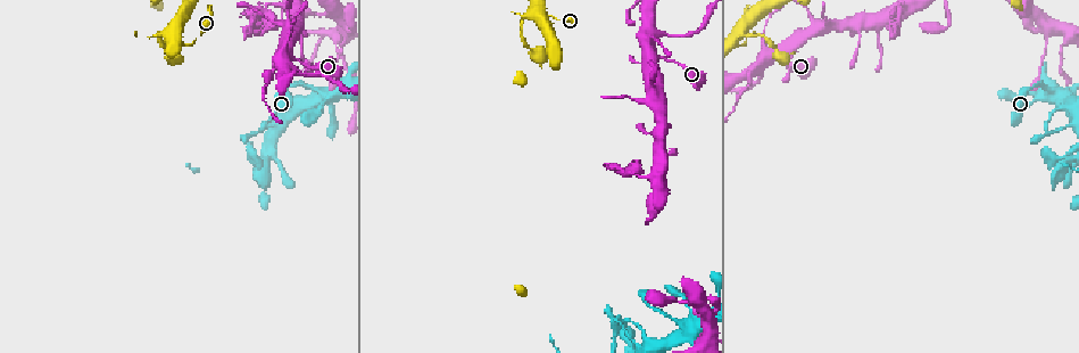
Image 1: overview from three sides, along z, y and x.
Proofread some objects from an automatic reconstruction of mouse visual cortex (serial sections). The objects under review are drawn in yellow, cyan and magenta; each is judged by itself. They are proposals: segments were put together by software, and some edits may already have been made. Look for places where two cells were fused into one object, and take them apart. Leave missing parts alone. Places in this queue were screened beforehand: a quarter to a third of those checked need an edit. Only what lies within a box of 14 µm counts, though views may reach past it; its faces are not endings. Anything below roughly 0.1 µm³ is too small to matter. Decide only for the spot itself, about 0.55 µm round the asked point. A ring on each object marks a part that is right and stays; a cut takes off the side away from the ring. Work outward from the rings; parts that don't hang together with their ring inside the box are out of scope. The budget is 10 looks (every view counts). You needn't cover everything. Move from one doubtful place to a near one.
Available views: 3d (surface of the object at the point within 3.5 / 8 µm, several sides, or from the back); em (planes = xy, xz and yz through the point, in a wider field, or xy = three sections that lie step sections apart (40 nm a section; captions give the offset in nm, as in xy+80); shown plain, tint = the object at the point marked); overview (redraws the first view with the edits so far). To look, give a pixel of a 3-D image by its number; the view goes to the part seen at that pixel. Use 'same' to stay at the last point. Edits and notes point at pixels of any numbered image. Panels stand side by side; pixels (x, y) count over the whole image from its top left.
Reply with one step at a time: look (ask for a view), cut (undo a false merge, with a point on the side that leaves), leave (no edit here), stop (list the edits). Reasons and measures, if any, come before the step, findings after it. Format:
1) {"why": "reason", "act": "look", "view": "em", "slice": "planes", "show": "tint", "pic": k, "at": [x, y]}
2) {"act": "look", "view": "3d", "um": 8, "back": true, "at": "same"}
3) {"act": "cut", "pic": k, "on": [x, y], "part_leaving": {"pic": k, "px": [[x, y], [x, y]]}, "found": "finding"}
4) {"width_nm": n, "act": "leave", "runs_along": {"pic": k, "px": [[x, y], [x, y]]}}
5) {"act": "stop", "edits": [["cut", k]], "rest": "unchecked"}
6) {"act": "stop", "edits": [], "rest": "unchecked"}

{"act": "look", "view": "3d", "um": 3.5, "pic": 1, "at": [1056, 94]}

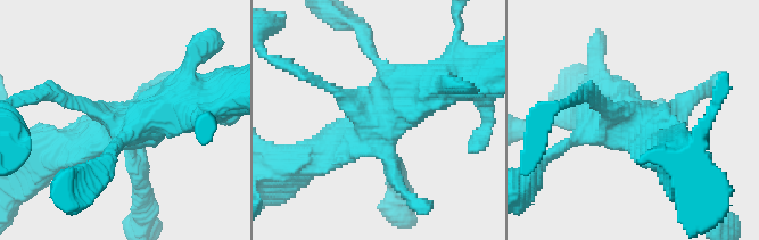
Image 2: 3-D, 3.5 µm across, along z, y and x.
{"act": "look", "view": "em", "slice": "planes", "show": "tint", "pic": 2, "at": [118, 121]}

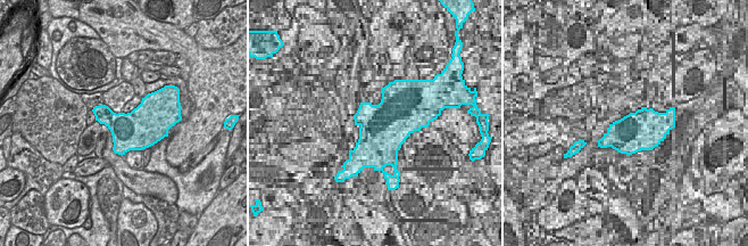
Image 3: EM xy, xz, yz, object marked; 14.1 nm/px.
{"act": "leave", "runs_along": {"pic": 2, "px": [[591, 96], [632, 113], [669, 148]]}, "found": "one cell here"}

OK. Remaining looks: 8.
{"act": "look", "view": "3d", "um": 8, "pic": 1, "at": [1051, 166]}

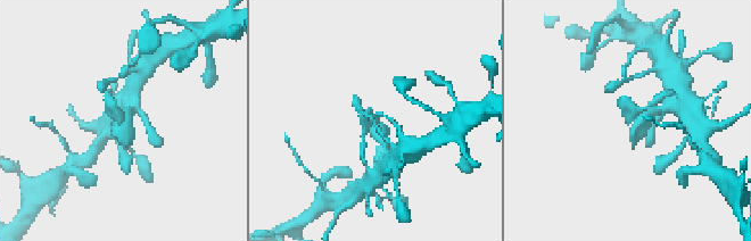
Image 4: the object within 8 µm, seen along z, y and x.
{"act": "look", "view": "em", "slice": "xy", "step": 2, "show": "tint", "pic": 4, "at": [118, 120]}

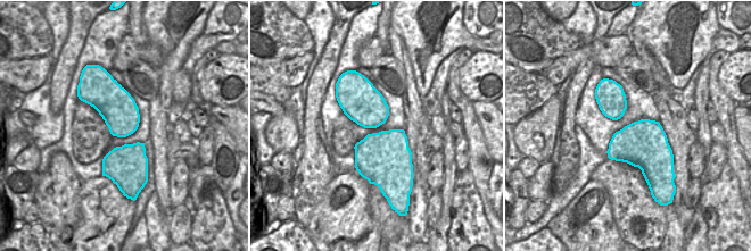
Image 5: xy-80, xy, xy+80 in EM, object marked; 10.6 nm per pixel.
{"act": "leave", "found": "one cell here"}

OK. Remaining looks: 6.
{"why": "thick turns thin", "act": "look", "view": "em", "slice": "xy", "step": 3, "show": "tint", "pic": 1, "at": [159, 33]}

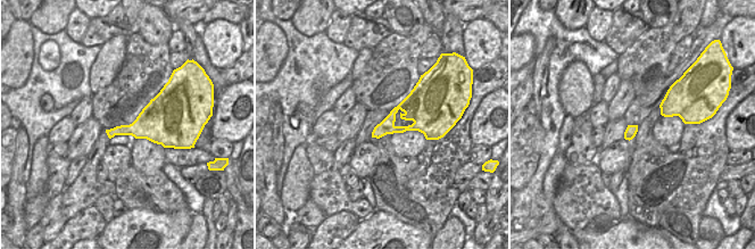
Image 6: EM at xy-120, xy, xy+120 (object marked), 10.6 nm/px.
{"act": "look", "view": "3d", "um": 3.5, "back": true, "at": "same"}

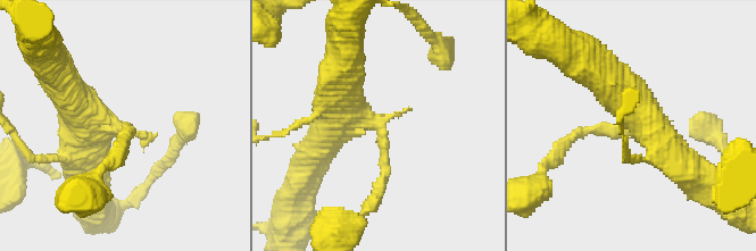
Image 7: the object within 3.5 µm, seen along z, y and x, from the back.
{"act": "leave", "runs_along": {"pic": 7, "px": [[320, 109], [382, 130], [379, 194]]}, "found": "one cell here"}

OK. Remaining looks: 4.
{"why": "abrupt turn", "act": "look", "view": "3d", "um": 3.5, "pic": 1, "at": [899, 10]}

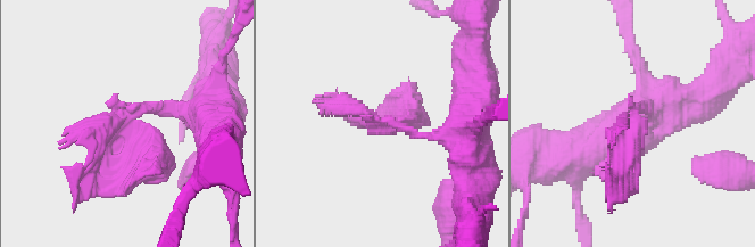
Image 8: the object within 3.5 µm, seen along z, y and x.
{"why": "now the EM", "act": "look", "view": "em", "slice": "planes", "show": "tint", "pic": 8, "at": [139, 128]}

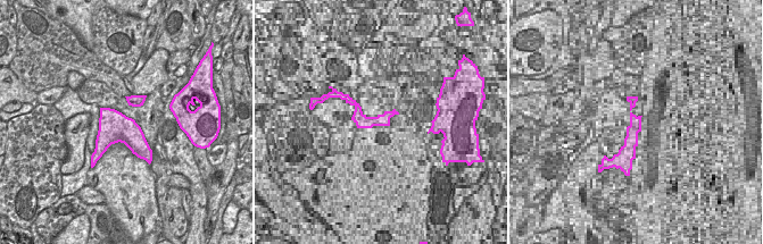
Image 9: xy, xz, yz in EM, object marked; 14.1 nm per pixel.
{"act": "look", "view": "em", "slice": "xy", "step": 3, "show": "tint", "at": "same"}

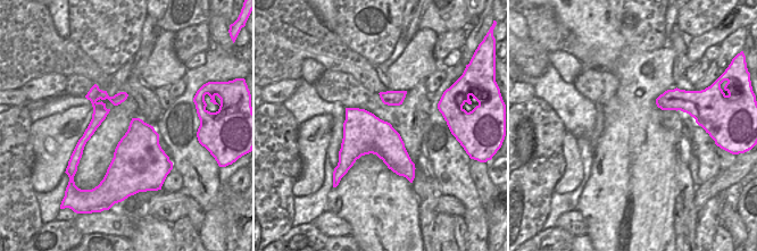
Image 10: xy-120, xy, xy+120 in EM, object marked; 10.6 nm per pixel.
{"act": "cut", "pic": 8, "on": [100, 131], "part_leaving": {"pic": 8, "px": [[135, 117], [152, 155], [110, 197]]}, "found": "a second cell is stuck on"}

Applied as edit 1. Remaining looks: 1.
{"act": "stop", "edits": [["cut", 8]], "rest": "unchecked"}

